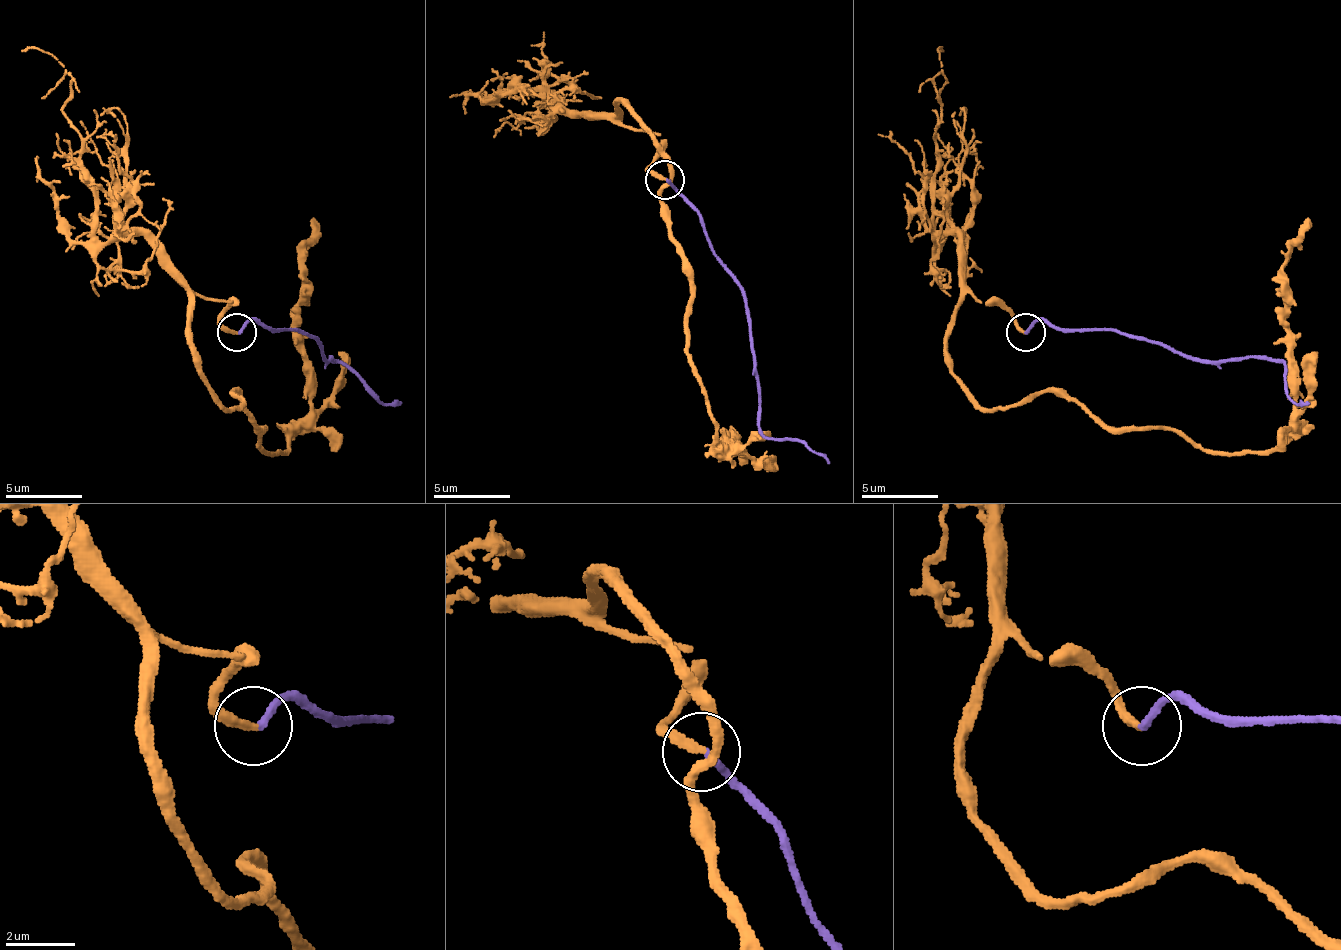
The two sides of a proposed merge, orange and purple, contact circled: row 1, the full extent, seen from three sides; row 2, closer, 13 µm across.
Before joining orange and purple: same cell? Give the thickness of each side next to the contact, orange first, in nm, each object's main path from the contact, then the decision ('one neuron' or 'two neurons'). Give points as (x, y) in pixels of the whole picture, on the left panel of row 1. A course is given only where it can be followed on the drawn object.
260/220 nm | orange via (237, 331), (222, 324), (234, 304), (195, 293), (191, 362), (280, 454), (310, 408), (299, 331), (314, 216) | purple via (237, 331), (257, 320), (314, 339), (330, 362), (330, 358), (349, 366), (387, 404), (403, 404) | one neuron

